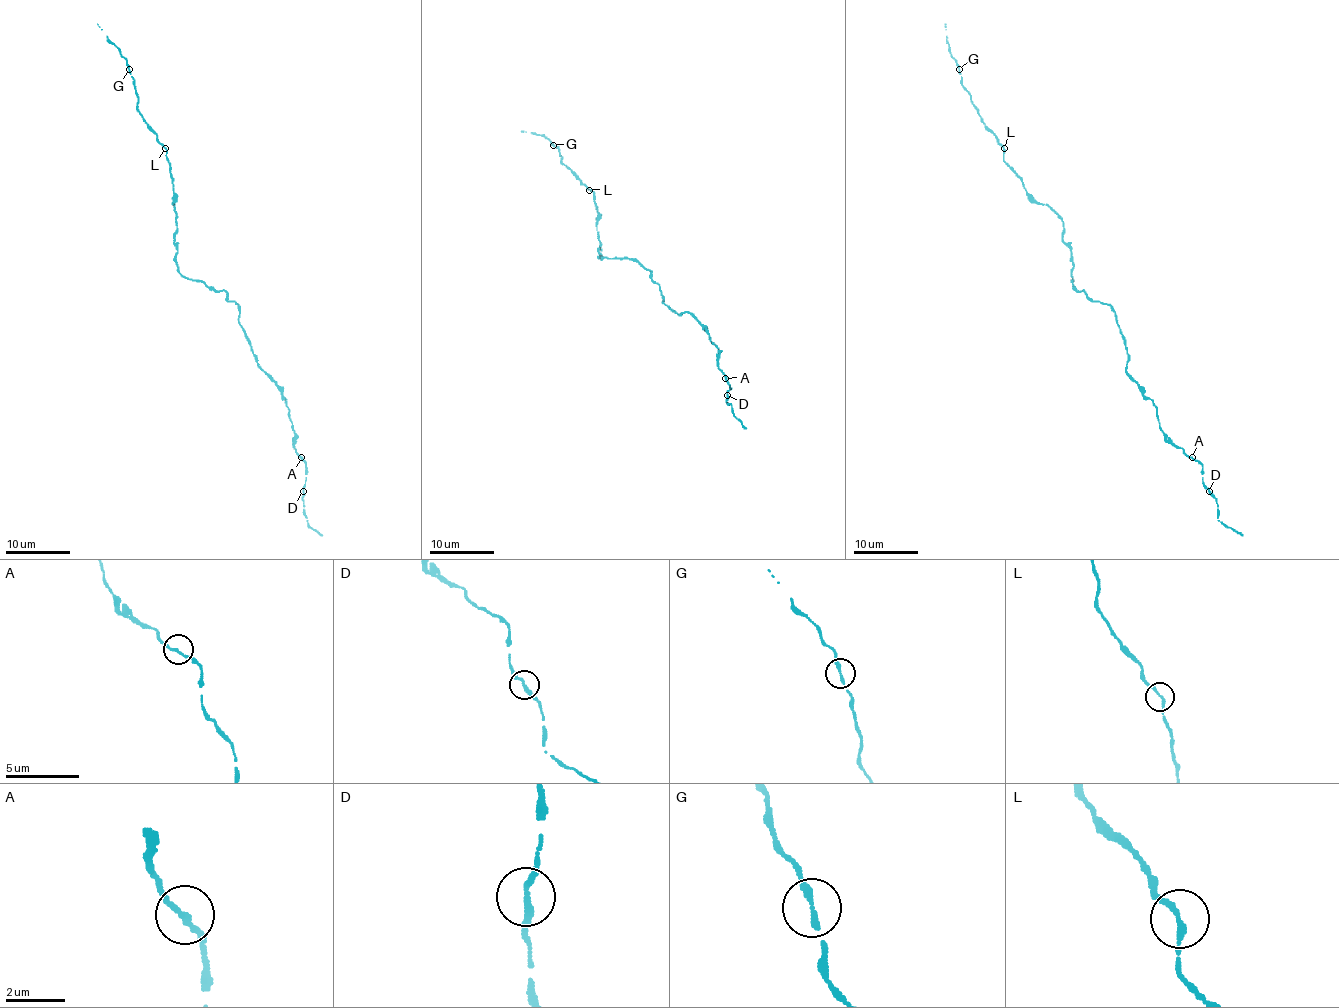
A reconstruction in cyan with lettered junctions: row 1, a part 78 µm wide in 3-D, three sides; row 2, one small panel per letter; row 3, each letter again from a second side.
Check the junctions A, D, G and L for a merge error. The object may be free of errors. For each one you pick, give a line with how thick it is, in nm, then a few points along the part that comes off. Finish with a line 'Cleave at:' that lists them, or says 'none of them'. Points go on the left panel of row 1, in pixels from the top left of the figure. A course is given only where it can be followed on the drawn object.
Cleave at: none of them

